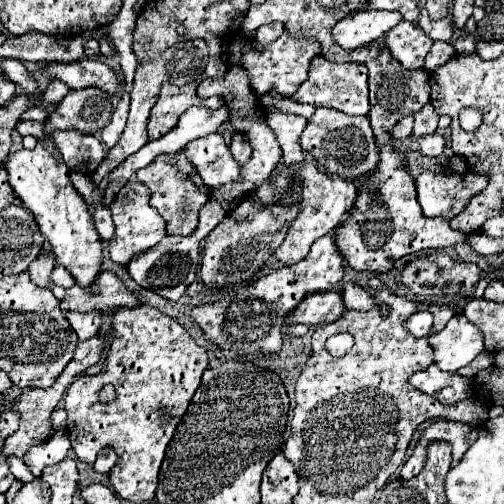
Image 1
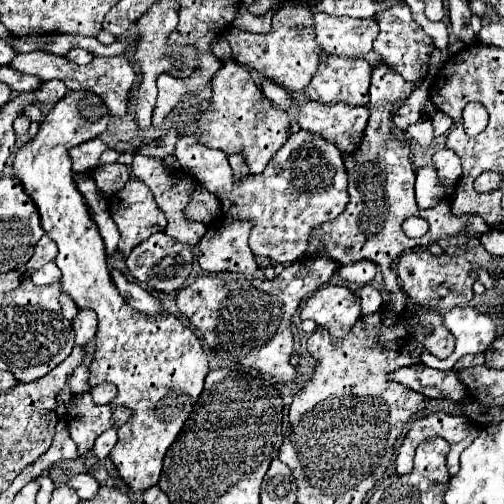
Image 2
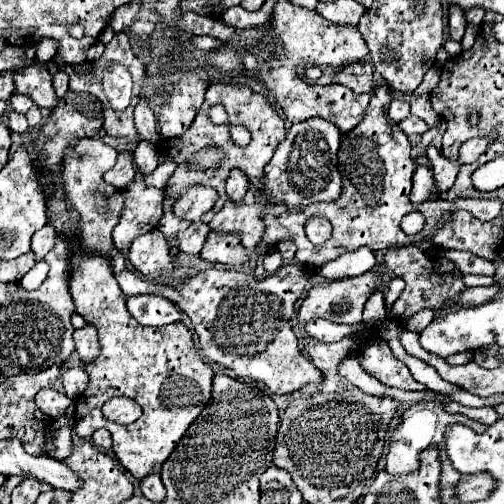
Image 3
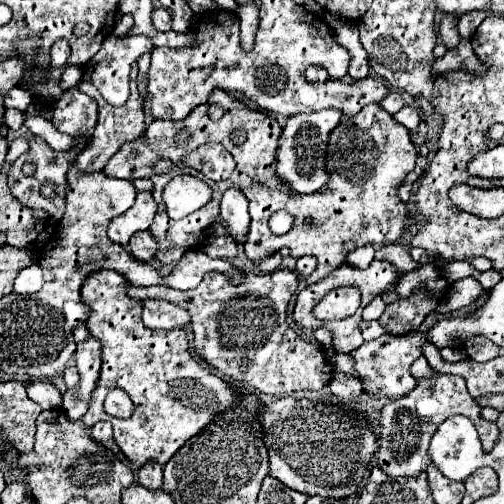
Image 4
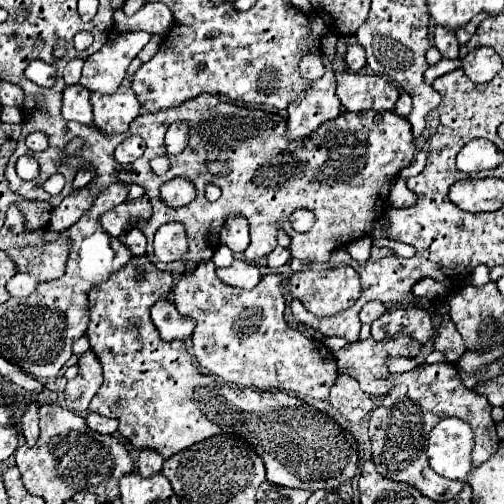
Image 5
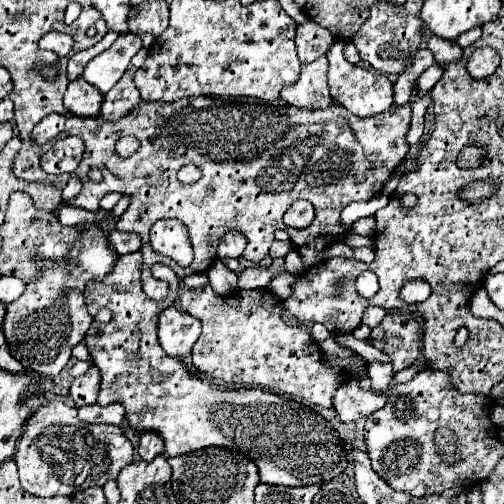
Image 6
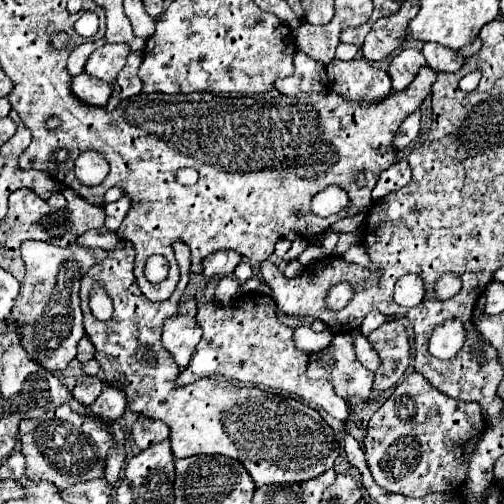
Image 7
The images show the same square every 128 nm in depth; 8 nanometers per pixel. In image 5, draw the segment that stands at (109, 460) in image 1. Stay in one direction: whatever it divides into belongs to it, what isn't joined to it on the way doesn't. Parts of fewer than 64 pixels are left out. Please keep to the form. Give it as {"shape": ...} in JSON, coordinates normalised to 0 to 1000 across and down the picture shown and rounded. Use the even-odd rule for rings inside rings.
{"shape":[[[175,817],[171,841],[175,841],[175,849],[183,849],[198,861],[226,861],[234,853],[234,833],[230,829],[210,829],[210,825],[198,825],[190,817]]]}

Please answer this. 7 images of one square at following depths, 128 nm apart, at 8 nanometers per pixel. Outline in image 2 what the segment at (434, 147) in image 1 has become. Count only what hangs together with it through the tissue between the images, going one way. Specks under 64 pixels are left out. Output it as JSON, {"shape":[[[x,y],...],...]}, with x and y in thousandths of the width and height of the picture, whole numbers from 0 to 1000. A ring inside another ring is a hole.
{"shape":[[[829,238],[825,246],[813,246],[810,254],[806,254],[806,262],[817,270],[817,274],[825,274],[837,290],[853,290],[857,286],[857,242],[853,238]]]}

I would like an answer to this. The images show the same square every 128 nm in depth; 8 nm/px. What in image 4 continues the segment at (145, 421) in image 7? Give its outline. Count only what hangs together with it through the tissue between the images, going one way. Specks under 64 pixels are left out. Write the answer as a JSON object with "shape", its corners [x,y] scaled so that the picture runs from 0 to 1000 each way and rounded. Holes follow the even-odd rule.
{"shape":[[[290,917],[274,933],[274,956],[290,968],[302,968],[302,972],[321,968],[321,925],[313,917]]]}

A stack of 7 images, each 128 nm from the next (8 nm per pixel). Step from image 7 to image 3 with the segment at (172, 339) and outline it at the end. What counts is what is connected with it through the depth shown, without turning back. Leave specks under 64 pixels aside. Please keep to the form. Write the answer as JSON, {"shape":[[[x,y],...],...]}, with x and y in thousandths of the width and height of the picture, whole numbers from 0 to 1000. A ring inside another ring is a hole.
{"shape":[[[286,583],[286,587],[258,587],[250,591],[254,619],[282,643],[282,647],[329,647],[353,639],[361,631],[357,611],[321,587]]]}

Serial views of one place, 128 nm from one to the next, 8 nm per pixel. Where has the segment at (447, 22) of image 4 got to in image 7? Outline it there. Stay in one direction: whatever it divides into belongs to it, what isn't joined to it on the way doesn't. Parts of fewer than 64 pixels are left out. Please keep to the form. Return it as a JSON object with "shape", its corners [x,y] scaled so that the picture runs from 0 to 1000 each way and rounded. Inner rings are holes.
{"shape":[[[841,87],[837,107],[861,143],[909,143],[921,127],[913,103],[897,103],[873,87]]]}

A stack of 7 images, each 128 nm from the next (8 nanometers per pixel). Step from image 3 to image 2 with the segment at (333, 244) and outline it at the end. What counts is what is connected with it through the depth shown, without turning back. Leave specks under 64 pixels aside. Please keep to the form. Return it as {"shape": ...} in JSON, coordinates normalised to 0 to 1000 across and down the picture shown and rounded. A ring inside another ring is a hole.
{"shape":[[[762,127],[746,131],[738,143],[734,167],[734,238],[722,258],[718,290],[710,290],[698,306],[683,310],[683,329],[690,345],[690,385],[694,401],[687,417],[663,433],[659,440],[635,444],[619,468],[607,496],[607,508],[647,504],[671,524],[706,520],[730,512],[758,528],[758,536],[774,536],[782,512],[821,488],[845,488],[877,468],[905,468],[929,452],[929,468],[956,468],[968,460],[968,448],[952,425],[897,425],[893,407],[875,401],[859,413],[829,417],[821,397],[821,333],[813,321],[813,286],[802,278],[802,262],[778,246],[778,222],[794,214],[794,206],[813,190],[821,175],[835,163],[806,163],[798,151],[786,151],[762,135]],[[810,429],[829,429],[849,437],[853,456],[829,476],[810,472],[798,460],[798,440]]]}

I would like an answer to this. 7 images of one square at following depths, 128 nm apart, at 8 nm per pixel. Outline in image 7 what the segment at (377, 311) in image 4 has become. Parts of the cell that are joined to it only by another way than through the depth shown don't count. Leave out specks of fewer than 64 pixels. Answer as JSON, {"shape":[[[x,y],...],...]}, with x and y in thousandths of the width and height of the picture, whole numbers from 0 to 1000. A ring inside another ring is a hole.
{"shape":[[[738,615],[734,623],[726,623],[726,631],[722,631],[722,639],[718,639],[718,647],[714,647],[714,659],[722,663],[722,667],[734,667],[734,659],[742,659],[750,647],[758,647],[766,639],[766,627],[758,627],[754,619],[746,619],[746,615]]]}

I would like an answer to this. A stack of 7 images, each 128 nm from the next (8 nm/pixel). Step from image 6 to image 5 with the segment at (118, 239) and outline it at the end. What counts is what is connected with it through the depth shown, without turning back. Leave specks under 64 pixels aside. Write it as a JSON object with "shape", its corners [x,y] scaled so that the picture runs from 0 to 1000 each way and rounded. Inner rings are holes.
{"shape":[[[262,452],[258,460],[250,460],[242,472],[246,488],[266,504],[266,508],[278,508],[290,500],[290,472],[282,468],[282,460],[274,452]]]}

